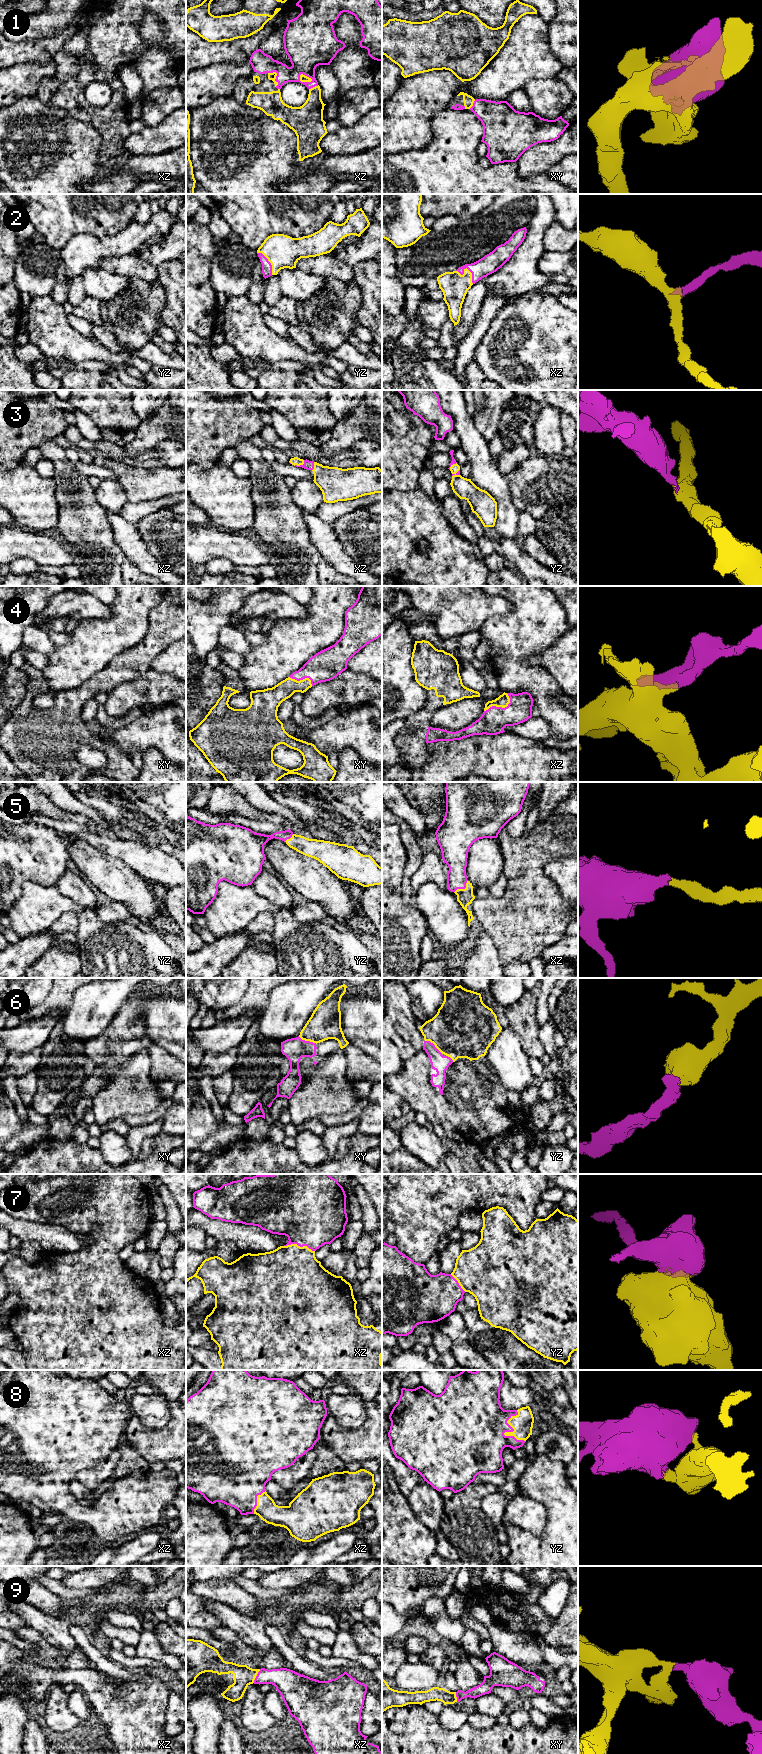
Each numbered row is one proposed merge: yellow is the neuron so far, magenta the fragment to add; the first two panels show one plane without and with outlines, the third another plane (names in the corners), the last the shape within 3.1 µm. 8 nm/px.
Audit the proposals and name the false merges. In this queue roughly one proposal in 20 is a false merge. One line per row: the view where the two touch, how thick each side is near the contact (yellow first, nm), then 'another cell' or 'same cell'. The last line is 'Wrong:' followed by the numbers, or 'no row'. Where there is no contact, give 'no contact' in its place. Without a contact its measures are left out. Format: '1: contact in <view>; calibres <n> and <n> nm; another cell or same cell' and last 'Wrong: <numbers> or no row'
1: contact in xz; calibres 60 and 360 nm; same cell
2: contact in xz; calibres 220 and 160 nm; same cell
3: contact in xz; calibres 70 and 80 nm; same cell
4: contact in xz; calibres 100 and 200 nm; same cell
5: contact in xz; calibres 130 and 170 nm; same cell
6: contact in yz; calibres 460 and 140 nm; same cell
7: contact in xz; calibres 500 and 460 nm; same cell
8: contact in yz; calibres 160 and 440 nm; same cell
9: contact in xz; calibres 160 and 200 nm; same cell
Wrong: no row

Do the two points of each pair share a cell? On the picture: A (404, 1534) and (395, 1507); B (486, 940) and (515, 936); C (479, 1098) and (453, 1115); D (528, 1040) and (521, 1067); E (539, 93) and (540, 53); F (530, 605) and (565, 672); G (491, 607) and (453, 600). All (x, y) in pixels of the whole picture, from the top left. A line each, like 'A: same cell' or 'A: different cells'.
A: same cell
B: different cells
C: different cells
D: different cells
E: different cells
F: different cells
G: same cell

